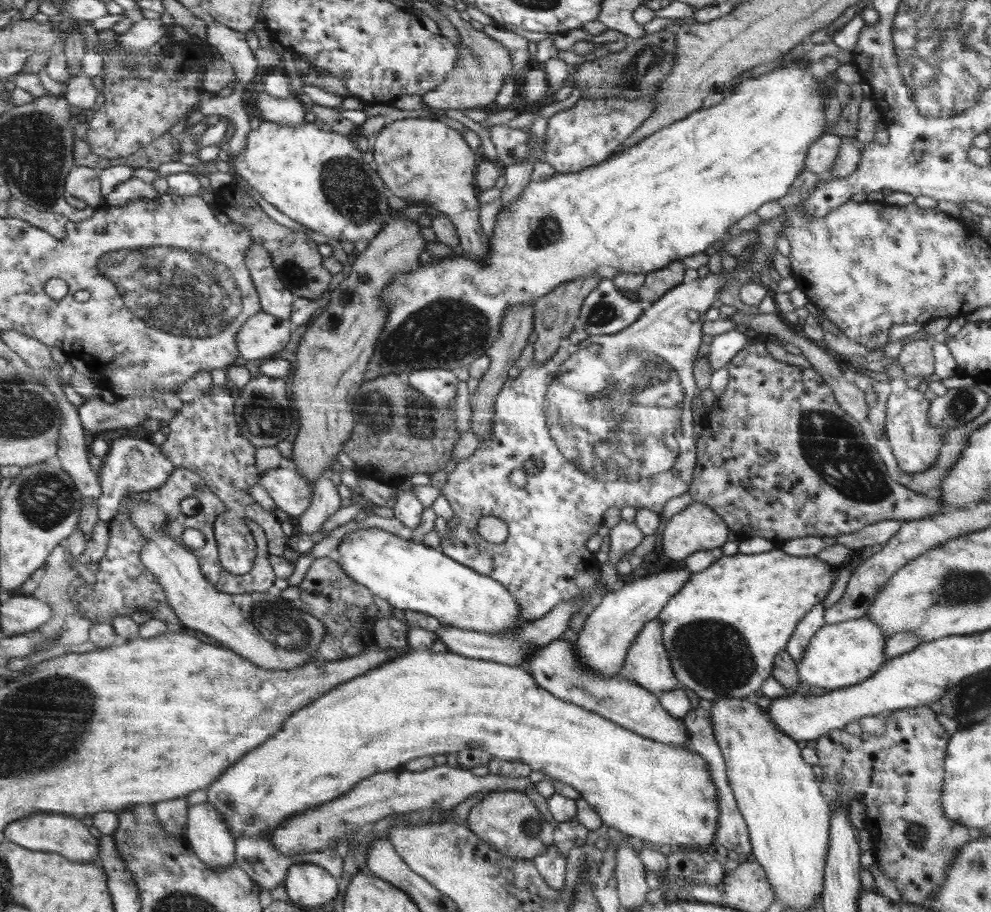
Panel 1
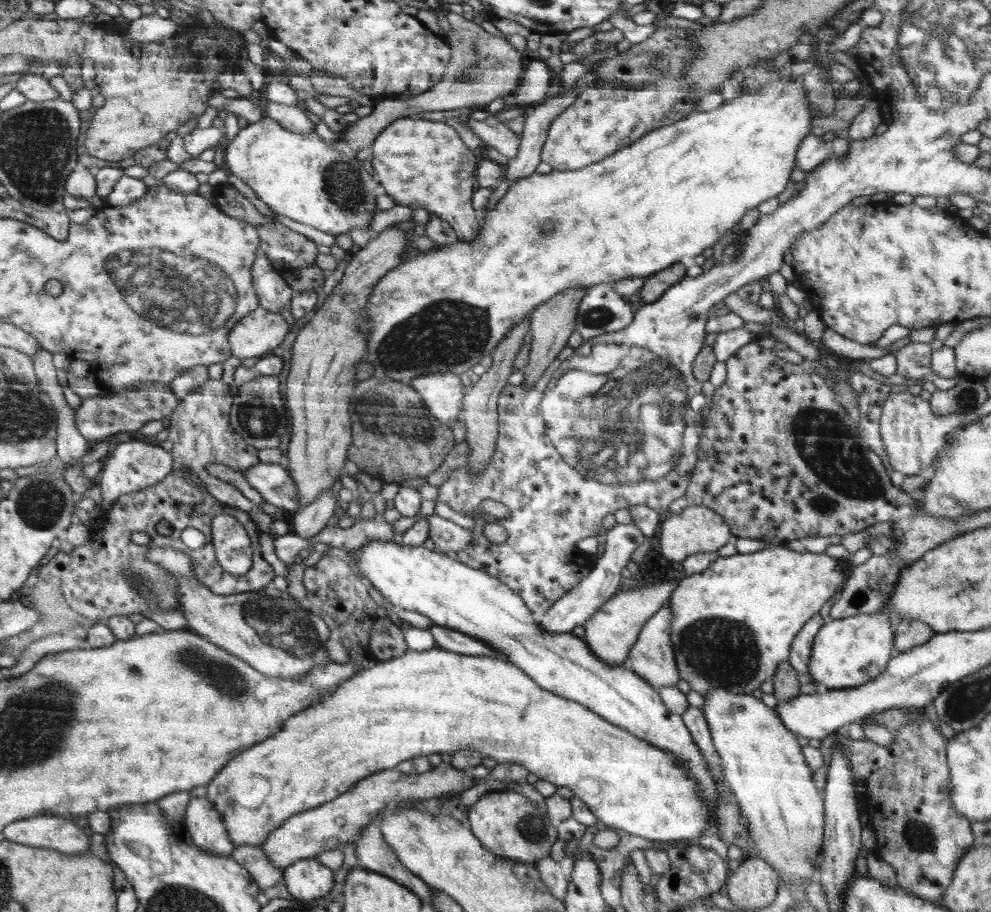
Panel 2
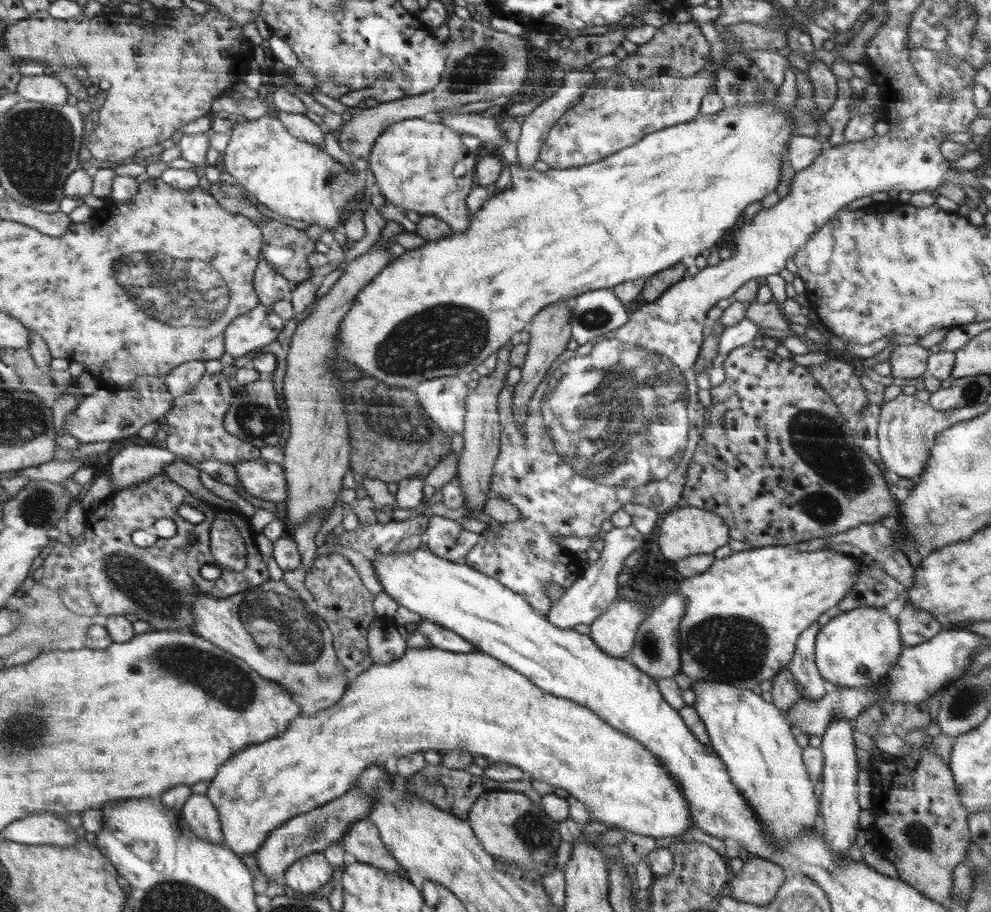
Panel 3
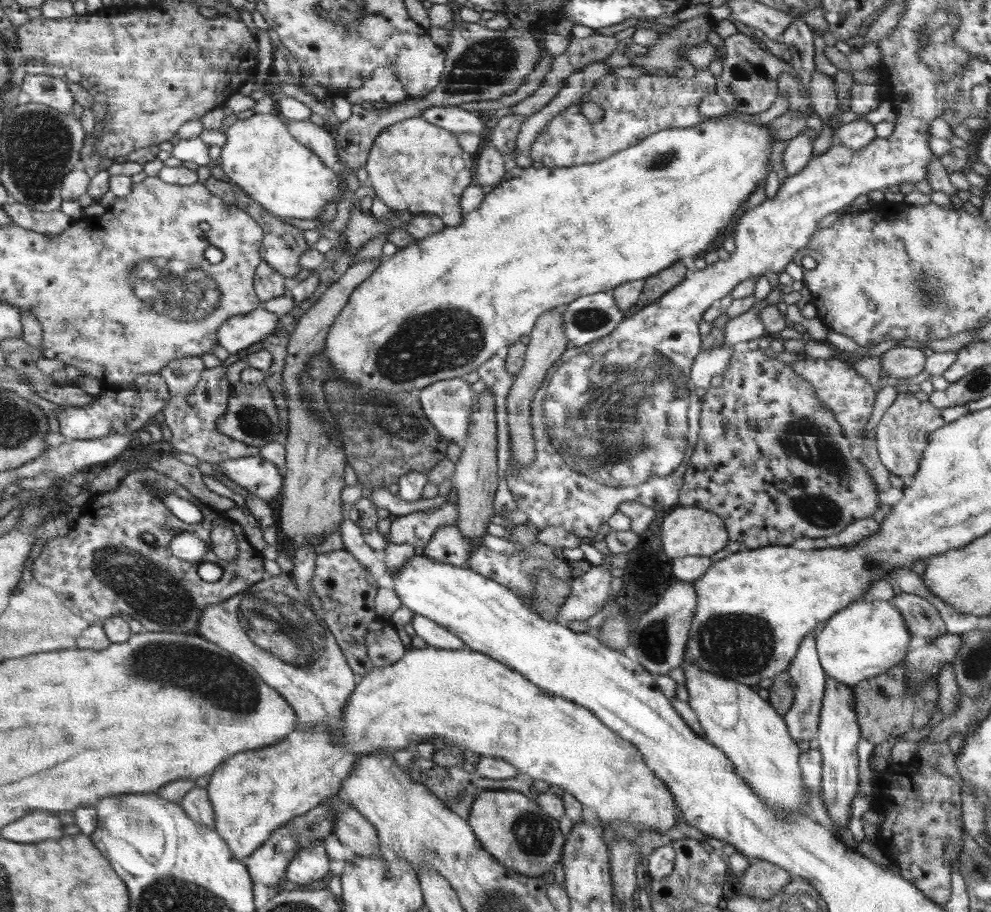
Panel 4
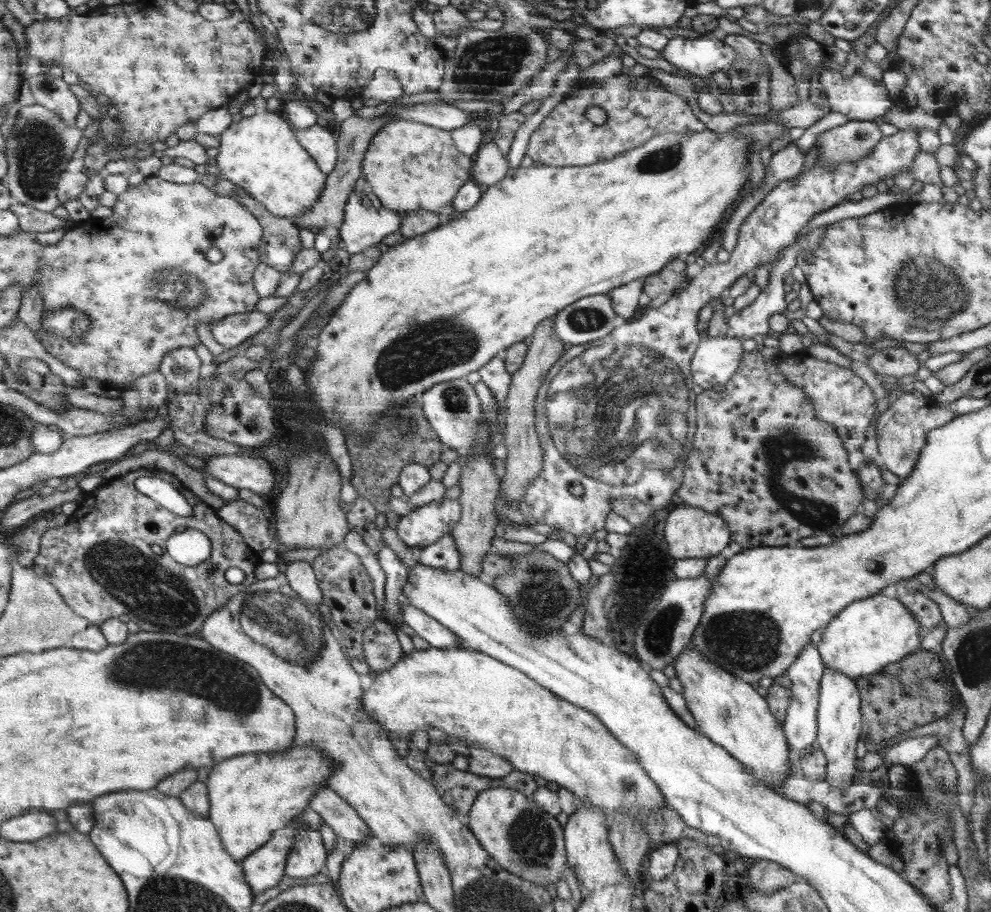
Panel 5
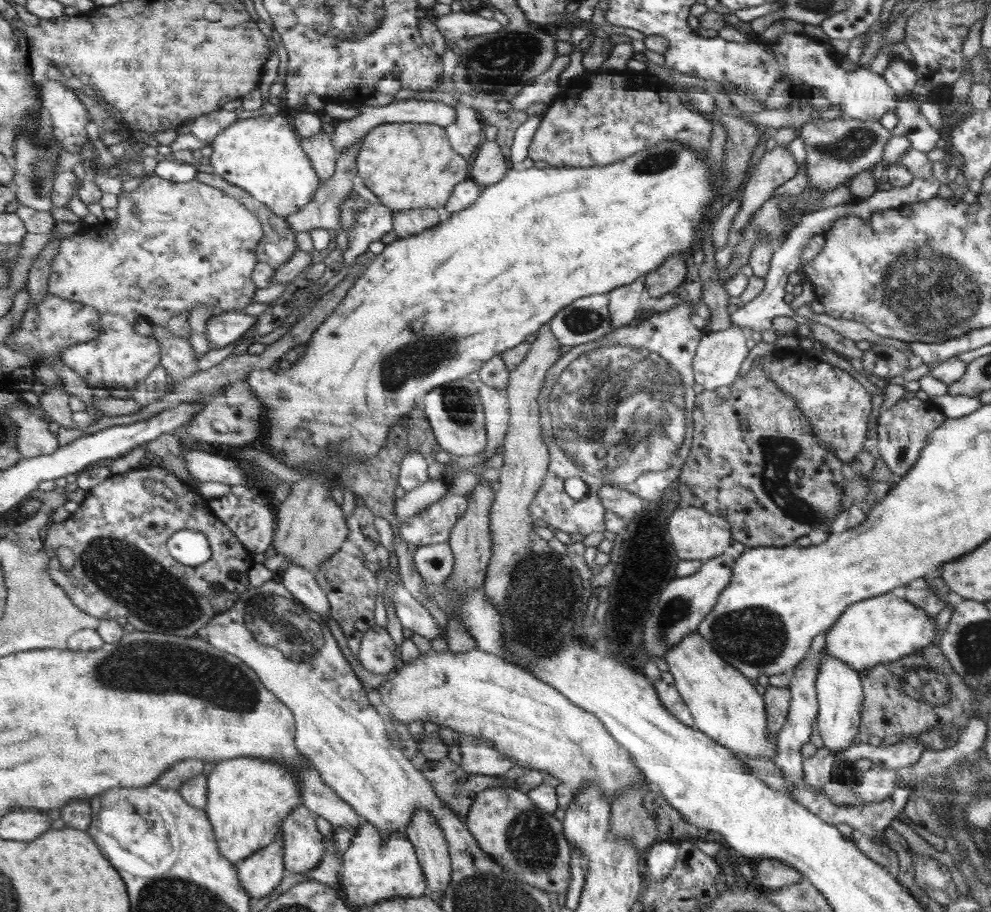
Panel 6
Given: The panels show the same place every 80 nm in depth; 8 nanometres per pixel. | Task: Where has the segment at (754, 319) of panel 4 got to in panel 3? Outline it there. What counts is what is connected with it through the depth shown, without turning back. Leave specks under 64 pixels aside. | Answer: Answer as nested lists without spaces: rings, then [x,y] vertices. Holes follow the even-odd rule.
[[[746,317],[740,320],[737,325],[725,328],[722,334],[719,335],[718,353],[714,364],[722,364],[728,353],[733,351],[737,346],[750,342],[758,342],[760,340],[758,329],[759,325]]]

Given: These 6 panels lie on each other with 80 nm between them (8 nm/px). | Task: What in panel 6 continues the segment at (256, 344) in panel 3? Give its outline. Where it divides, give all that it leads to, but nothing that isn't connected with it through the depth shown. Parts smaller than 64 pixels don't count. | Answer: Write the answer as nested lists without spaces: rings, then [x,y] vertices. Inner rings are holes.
[[[238,311],[216,312],[206,322],[206,336],[218,347],[236,341],[257,321],[257,316]]]

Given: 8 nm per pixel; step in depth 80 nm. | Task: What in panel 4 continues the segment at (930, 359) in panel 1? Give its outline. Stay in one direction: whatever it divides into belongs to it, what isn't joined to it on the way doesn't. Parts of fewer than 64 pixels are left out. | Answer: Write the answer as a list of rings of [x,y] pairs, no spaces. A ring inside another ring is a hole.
[[[895,346],[879,356],[881,370],[894,378],[916,378],[922,372],[927,357],[921,348]]]

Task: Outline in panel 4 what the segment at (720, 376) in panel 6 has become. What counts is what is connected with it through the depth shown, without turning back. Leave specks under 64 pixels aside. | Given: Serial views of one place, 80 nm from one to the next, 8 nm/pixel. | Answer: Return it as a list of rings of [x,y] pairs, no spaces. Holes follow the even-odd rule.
[[[724,343],[711,349],[704,349],[703,353],[695,358],[694,366],[691,369],[693,384],[707,390],[711,386],[710,380],[713,376],[725,373],[732,353],[733,346],[729,347]]]

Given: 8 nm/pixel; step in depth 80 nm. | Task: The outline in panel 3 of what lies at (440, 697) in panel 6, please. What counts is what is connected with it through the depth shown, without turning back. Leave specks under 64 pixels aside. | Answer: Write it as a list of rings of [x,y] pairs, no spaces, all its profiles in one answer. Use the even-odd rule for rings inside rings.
[[[432,646],[423,649],[407,649],[399,659],[390,664],[373,663],[370,669],[359,674],[358,678],[349,683],[344,697],[336,705],[312,716],[300,714],[294,721],[291,721],[287,732],[260,745],[254,745],[248,750],[243,750],[226,764],[220,765],[219,772],[210,780],[206,795],[219,814],[223,844],[230,847],[237,855],[256,852],[257,869],[261,874],[267,876],[271,883],[278,876],[284,875],[287,869],[294,865],[299,858],[307,857],[315,852],[323,852],[334,843],[340,842],[347,830],[353,827],[356,821],[367,818],[377,798],[375,798],[375,794],[361,792],[357,786],[352,788],[363,770],[366,770],[368,766],[376,766],[376,764],[378,766],[392,766],[400,757],[406,757],[411,752],[423,752],[423,750],[428,749],[437,751],[462,749],[473,755],[480,754],[490,762],[504,762],[521,768],[532,780],[545,781],[553,787],[558,786],[568,790],[570,795],[586,805],[593,819],[597,819],[611,828],[618,827],[624,832],[630,831],[634,834],[661,839],[671,835],[678,836],[690,827],[694,827],[694,822],[690,821],[690,806],[687,804],[687,799],[684,798],[679,783],[671,777],[671,774],[664,767],[660,767],[660,760],[656,759],[656,755],[648,750],[643,743],[638,742],[635,738],[630,738],[623,731],[616,730],[616,727],[612,726],[611,723],[604,722],[603,718],[600,718],[595,711],[590,710],[585,705],[574,702],[572,699],[562,698],[560,695],[550,694],[543,688],[536,686],[527,675],[520,674],[520,671],[508,666],[507,663],[500,662],[500,659],[494,658],[490,654],[480,651],[459,653]]]

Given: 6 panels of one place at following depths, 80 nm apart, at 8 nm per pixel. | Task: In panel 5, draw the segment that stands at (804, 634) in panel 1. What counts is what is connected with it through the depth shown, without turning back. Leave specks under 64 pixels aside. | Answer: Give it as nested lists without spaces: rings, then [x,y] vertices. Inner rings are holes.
[[[808,644],[785,674],[792,681],[792,698],[782,725],[786,732],[787,742],[790,743],[792,768],[798,766],[797,762],[802,758],[804,749],[818,737],[819,688],[825,667],[819,650],[814,645]]]

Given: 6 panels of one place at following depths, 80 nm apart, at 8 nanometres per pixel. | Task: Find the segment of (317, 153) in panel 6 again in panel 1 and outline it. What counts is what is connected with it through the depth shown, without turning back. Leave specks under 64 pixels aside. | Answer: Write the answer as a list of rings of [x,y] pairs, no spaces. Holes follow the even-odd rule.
[[[264,91],[257,100],[258,116],[264,121],[274,121],[282,126],[298,126],[305,122],[303,103],[295,96],[276,98]]]

